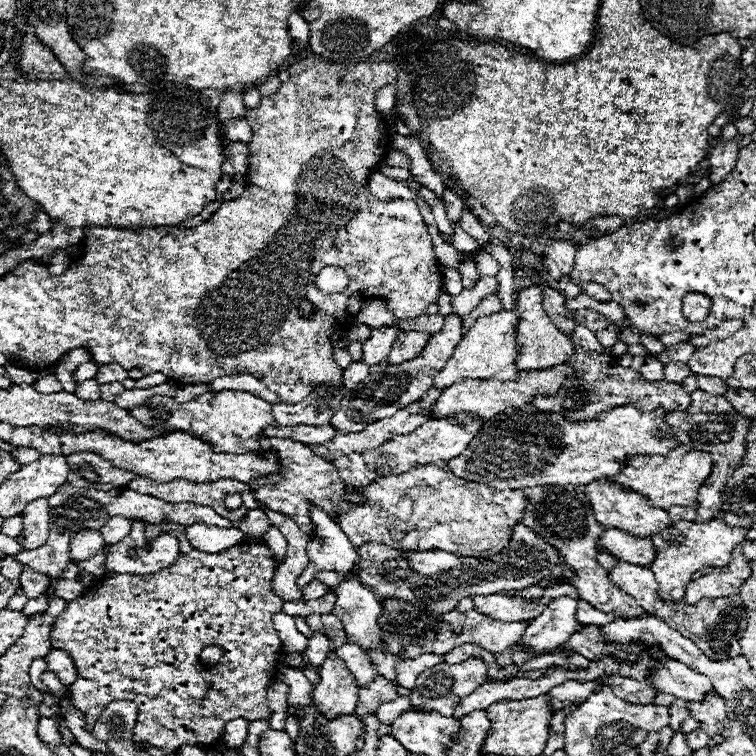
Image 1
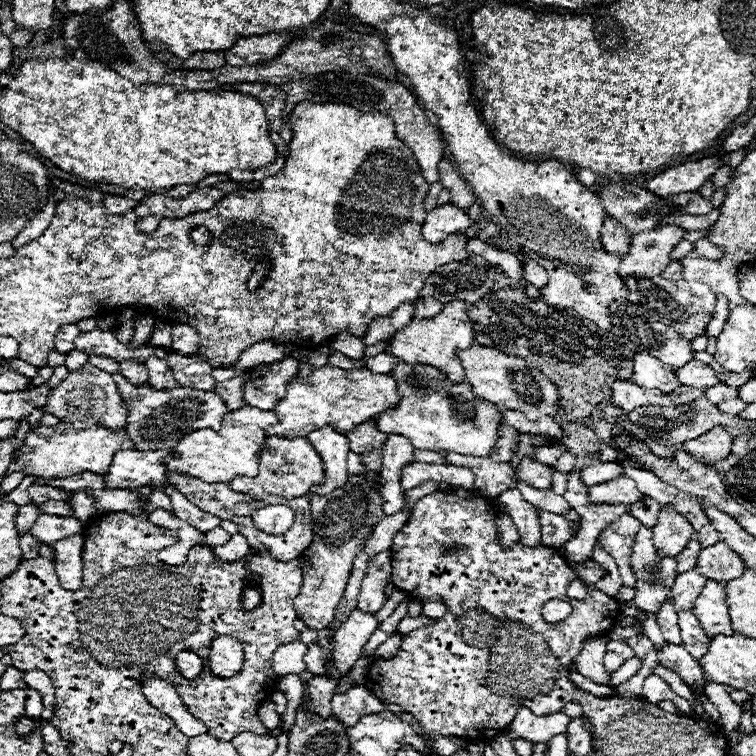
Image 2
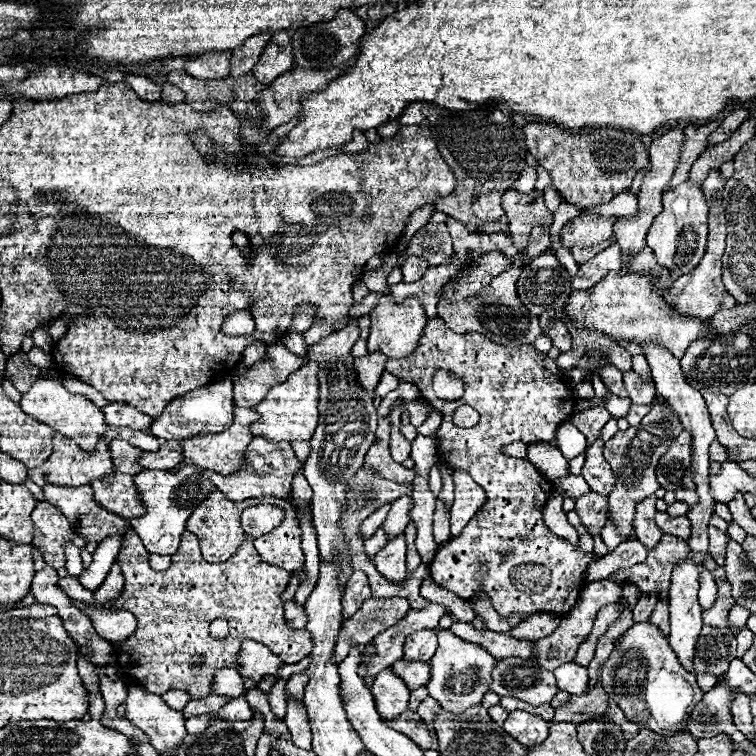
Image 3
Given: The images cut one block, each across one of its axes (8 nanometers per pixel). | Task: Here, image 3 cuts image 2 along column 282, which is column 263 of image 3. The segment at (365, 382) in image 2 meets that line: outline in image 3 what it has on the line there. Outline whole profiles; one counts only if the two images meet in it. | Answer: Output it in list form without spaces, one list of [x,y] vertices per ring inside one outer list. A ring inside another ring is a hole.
[[[308,362],[302,368],[298,368],[296,372],[292,372],[292,376],[288,376],[288,380],[284,384],[276,384],[270,392],[266,392],[264,400],[254,408],[260,414],[260,420],[250,424],[250,430],[254,436],[264,436],[266,440],[272,442],[280,442],[280,440],[310,440],[316,424],[318,424],[318,364],[316,362]]]

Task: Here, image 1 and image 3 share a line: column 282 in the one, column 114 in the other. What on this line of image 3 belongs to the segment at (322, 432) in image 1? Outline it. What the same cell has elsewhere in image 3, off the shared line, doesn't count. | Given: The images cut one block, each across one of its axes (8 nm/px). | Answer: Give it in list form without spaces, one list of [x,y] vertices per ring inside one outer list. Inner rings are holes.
[[[108,428],[108,432],[104,432],[104,436],[100,436],[100,438],[108,440],[108,442],[114,438],[128,440],[132,446],[142,448],[144,452],[156,452],[160,448],[160,442],[156,436],[142,432],[142,430],[130,430],[130,428]]]

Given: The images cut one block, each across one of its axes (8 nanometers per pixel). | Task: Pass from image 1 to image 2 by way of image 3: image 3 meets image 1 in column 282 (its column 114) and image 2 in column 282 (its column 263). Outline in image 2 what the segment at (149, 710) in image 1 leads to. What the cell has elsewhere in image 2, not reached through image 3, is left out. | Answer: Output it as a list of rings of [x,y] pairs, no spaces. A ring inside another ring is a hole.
[[[198,545],[189,551],[186,564],[172,568],[176,568],[180,576],[188,576],[188,580],[192,580],[192,588],[200,592],[200,612],[196,612],[200,628],[196,628],[192,636],[184,636],[184,640],[180,640],[180,652],[190,650],[198,654],[204,662],[204,670],[194,680],[180,676],[174,664],[168,664],[168,668],[152,668],[148,674],[172,684],[186,710],[208,728],[208,734],[220,740],[232,740],[236,734],[248,730],[256,734],[268,734],[266,726],[258,718],[258,708],[270,700],[280,682],[272,670],[272,656],[276,648],[300,638],[300,632],[294,628],[294,620],[298,616],[292,606],[302,588],[300,558],[282,562],[274,560],[268,550],[258,550],[236,562],[224,562],[214,556],[210,547]],[[250,586],[258,586],[262,590],[262,604],[252,612],[244,612],[240,606],[240,596]],[[224,634],[232,634],[232,638],[244,646],[242,670],[232,678],[220,678],[212,674],[208,666],[210,646],[218,636]]]

